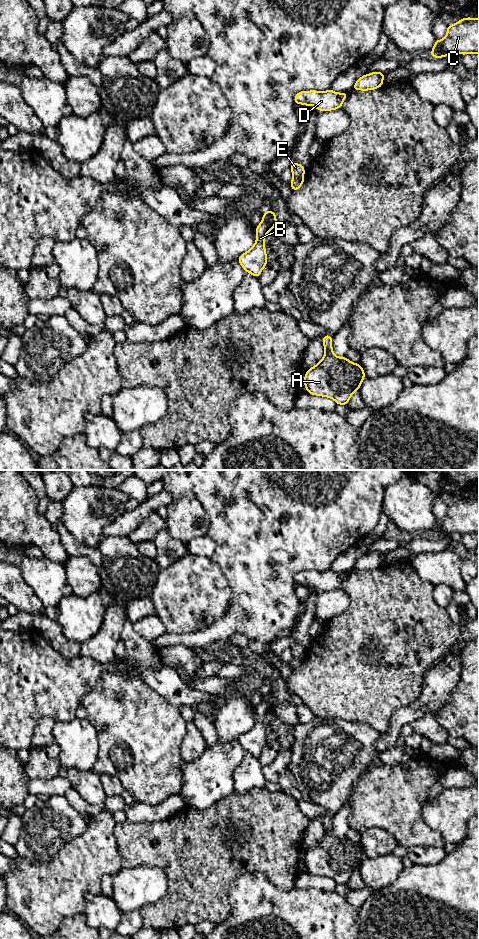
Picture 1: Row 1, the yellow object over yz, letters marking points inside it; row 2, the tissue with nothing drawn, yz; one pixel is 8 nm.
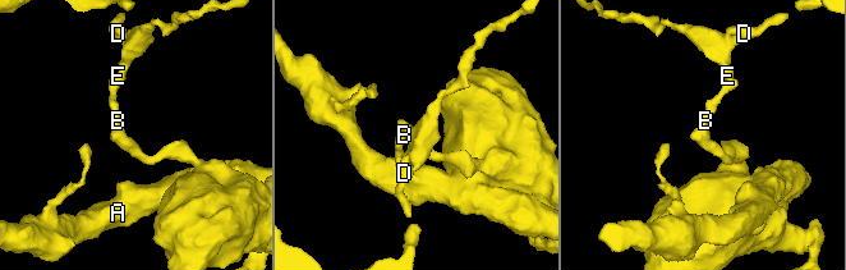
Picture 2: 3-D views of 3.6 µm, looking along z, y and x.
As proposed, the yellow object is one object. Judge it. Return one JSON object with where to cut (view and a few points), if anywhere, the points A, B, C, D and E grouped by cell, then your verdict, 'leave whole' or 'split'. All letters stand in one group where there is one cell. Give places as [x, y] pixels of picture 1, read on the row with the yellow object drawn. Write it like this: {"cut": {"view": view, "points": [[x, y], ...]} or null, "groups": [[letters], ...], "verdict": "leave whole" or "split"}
{"cut": {"view": "yz", "points": [[303, 175], [294, 178]]}, "groups": [["A", "C", "D", "E"], ["B"]], "verdict": "split"}

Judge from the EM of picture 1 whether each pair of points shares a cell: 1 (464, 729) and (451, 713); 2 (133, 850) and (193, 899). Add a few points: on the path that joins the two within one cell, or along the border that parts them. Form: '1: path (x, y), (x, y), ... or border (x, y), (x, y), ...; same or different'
1: path (463, 725), (455, 717); same
2: path (151, 850), (155, 850), (186, 881); same

